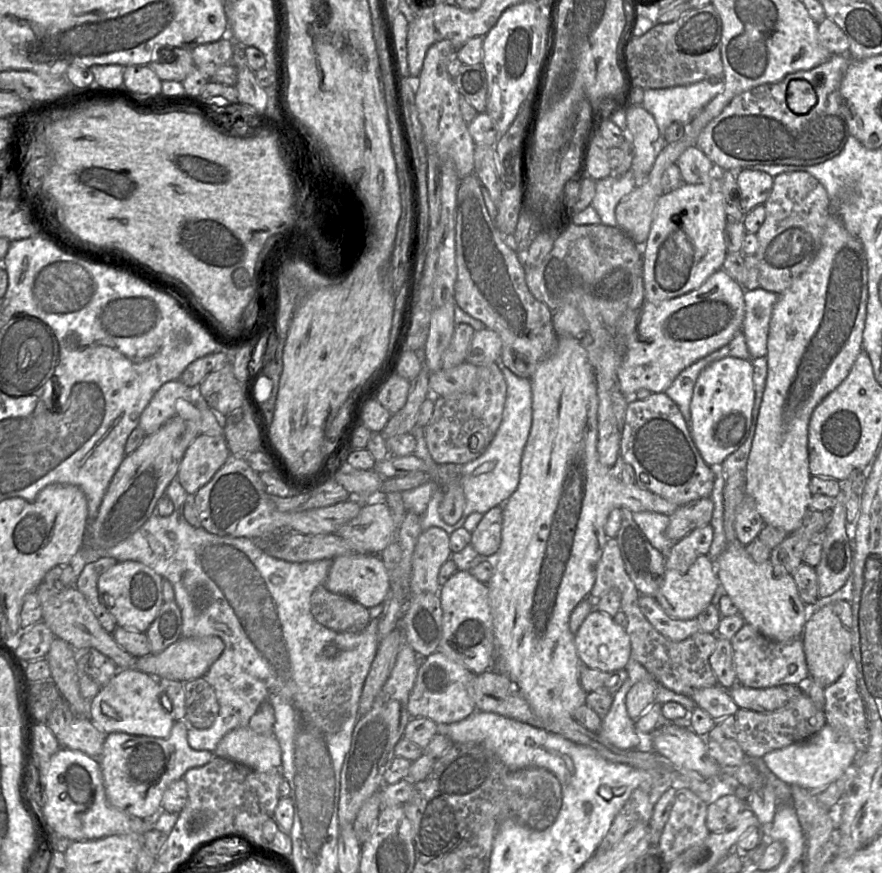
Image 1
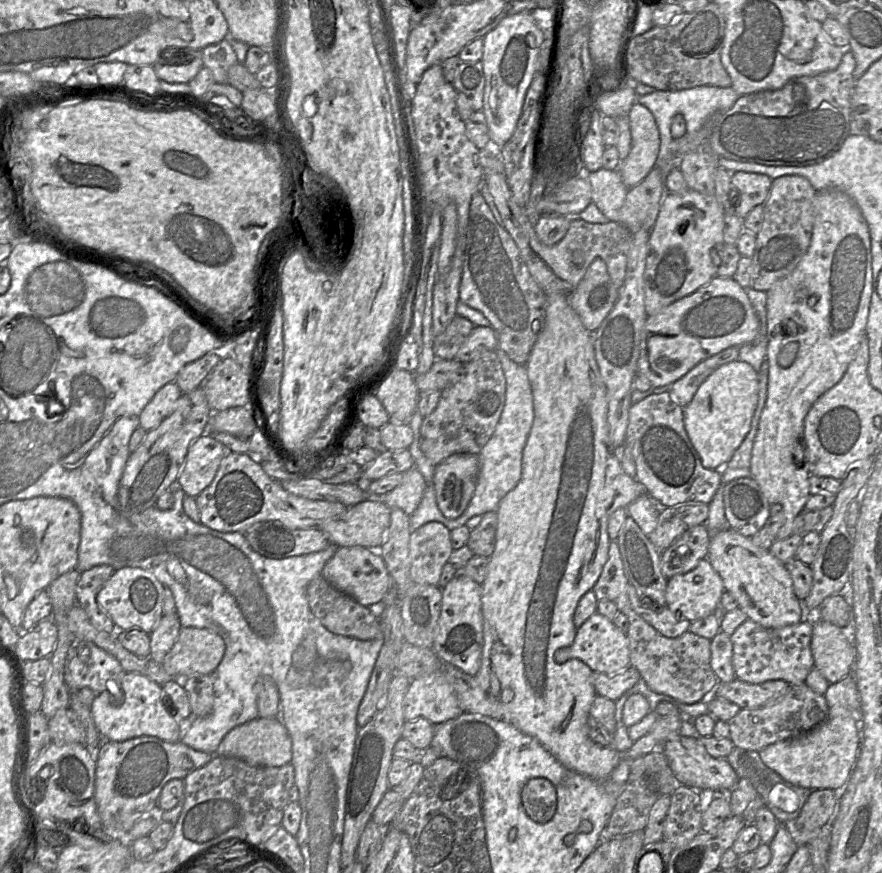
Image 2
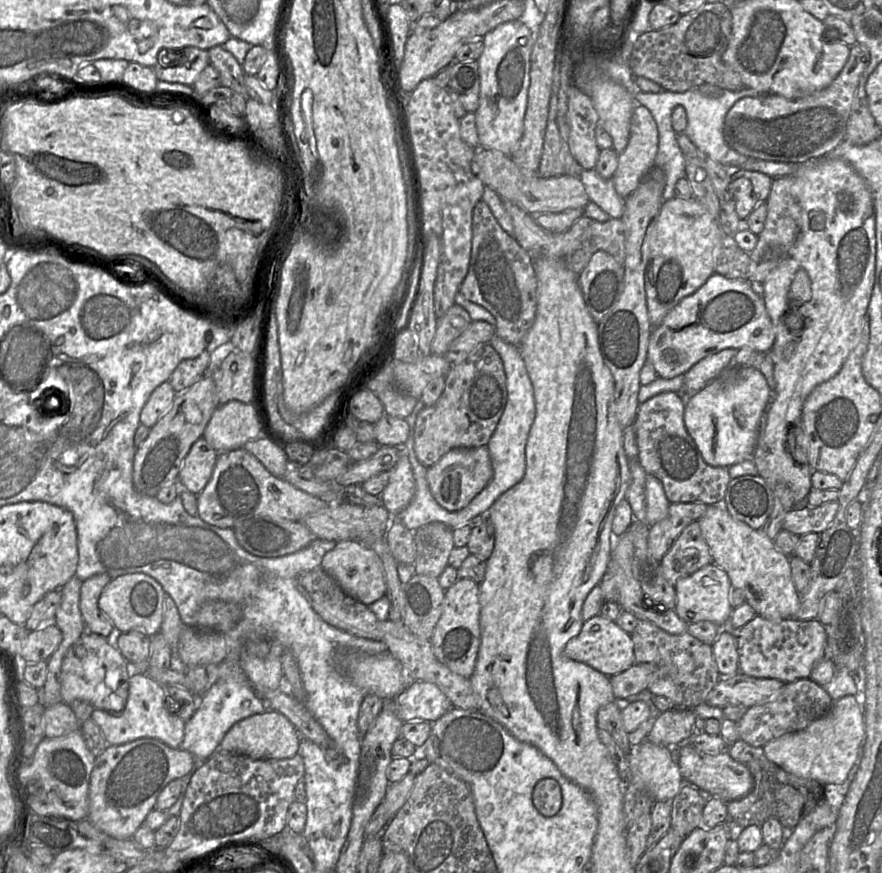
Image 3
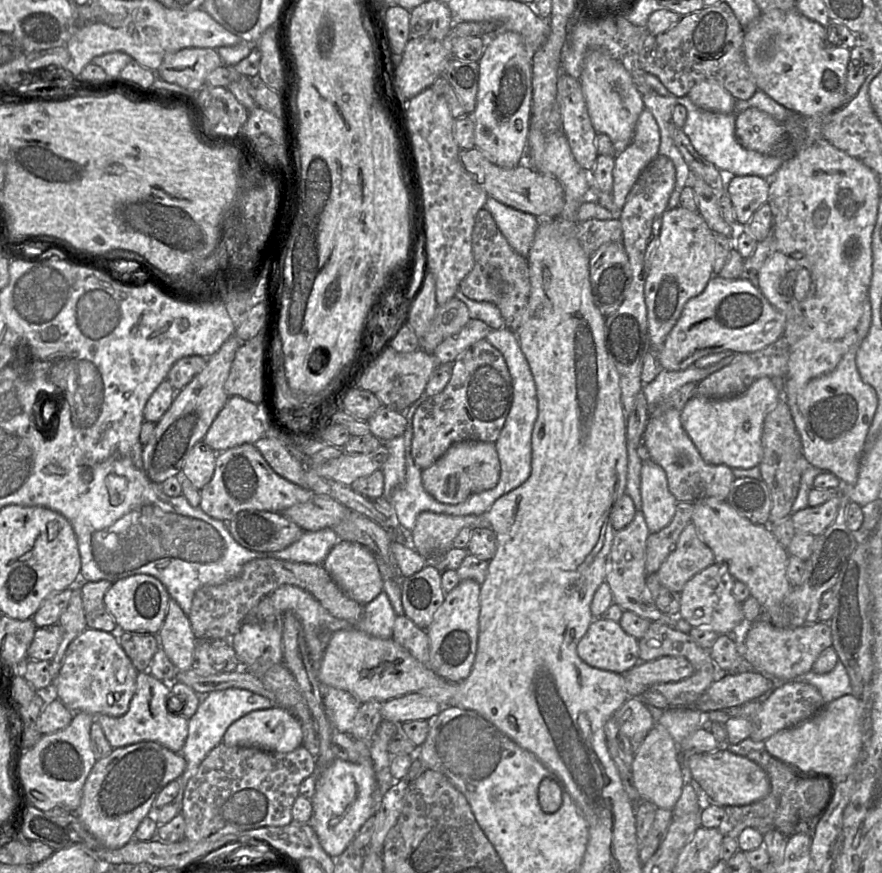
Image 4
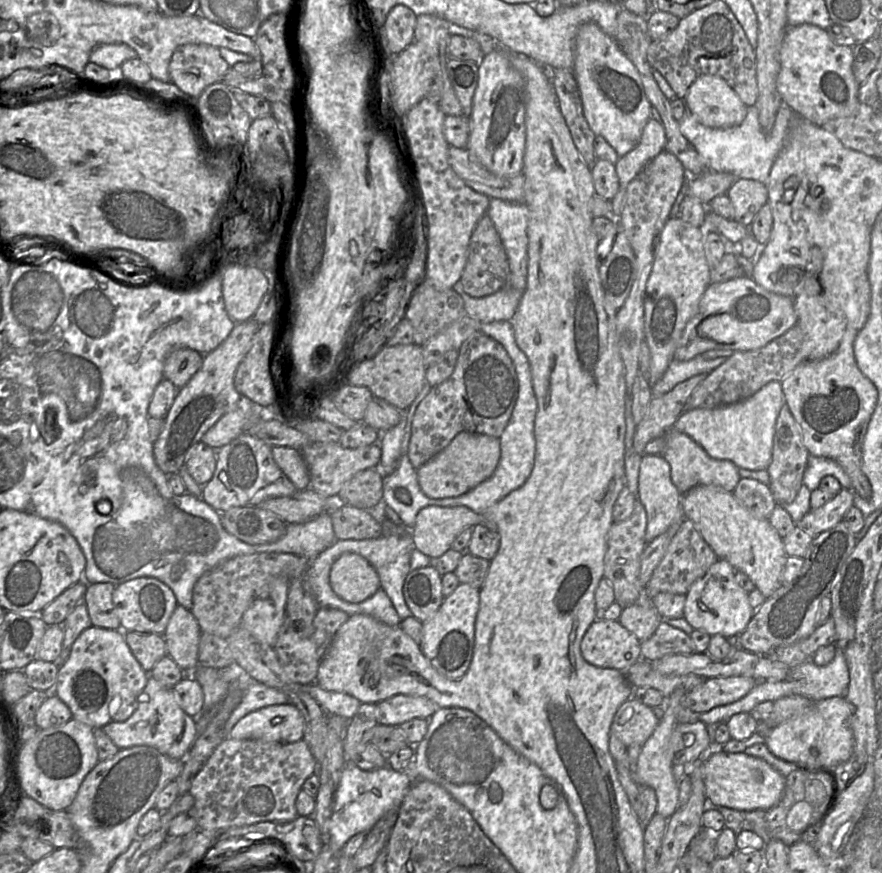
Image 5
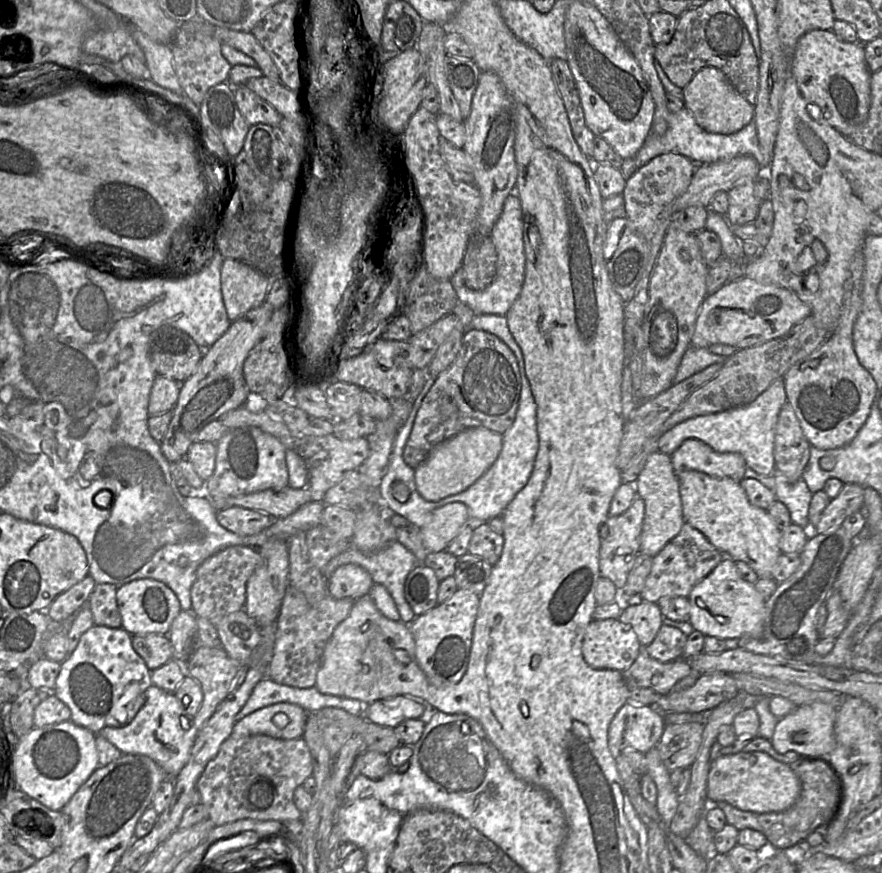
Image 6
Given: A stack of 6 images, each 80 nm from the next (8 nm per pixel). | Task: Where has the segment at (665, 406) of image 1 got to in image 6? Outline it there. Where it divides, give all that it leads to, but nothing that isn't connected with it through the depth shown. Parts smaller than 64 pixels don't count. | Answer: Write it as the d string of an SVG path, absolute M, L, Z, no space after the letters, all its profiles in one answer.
M697 439L685 440L671 454L671 462L677 474L694 470L714 477L731 478L735 481L741 481L744 478L747 467L741 454L717 452Z

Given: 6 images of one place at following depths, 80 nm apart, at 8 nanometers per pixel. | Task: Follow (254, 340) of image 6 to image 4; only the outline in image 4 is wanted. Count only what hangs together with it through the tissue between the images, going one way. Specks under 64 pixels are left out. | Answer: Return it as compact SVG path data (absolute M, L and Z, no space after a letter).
M235 334L226 340L220 349L207 359L205 368L196 375L180 392L172 405L155 423L156 428L149 442L143 446L142 462L148 478L157 484L182 472L183 464L196 443L203 440L214 419L226 404L229 396L224 384L237 349L242 345Z

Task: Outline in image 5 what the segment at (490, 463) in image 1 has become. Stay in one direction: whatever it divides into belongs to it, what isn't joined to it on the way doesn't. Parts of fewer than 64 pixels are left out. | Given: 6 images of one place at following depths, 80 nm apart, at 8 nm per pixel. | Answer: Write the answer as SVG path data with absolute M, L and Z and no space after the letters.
M496 321L481 323L481 332L498 341L509 354L518 378L518 397L510 420L500 439L501 456L494 474L469 492L452 498L437 499L438 505L450 504L449 507L466 506L478 514L483 514L488 508L503 499L512 491L520 488L529 478L535 460L534 424L537 413L537 399L535 397L529 361L524 352L518 347L511 321Z

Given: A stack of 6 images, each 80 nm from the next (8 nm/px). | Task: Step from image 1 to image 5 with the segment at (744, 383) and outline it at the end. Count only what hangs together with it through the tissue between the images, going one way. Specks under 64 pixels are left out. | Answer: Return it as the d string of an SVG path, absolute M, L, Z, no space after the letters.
M770 381L740 402L685 410L672 428L691 437L714 459L730 460L738 468L767 470L772 458L776 419L784 403L781 382Z

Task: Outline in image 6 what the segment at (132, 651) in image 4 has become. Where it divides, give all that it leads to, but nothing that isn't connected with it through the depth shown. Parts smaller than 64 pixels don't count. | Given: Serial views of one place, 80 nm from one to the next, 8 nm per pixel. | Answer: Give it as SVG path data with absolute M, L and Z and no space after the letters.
M132 635L131 643L151 671L173 659L173 650L167 635Z

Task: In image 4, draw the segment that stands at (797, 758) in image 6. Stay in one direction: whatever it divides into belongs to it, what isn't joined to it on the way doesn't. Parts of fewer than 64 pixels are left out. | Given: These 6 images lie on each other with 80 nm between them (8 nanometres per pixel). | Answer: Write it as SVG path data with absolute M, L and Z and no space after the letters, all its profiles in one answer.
M765 749L751 751L747 758L758 764L768 775L771 785L770 793L763 799L745 806L725 806L727 814L726 827L737 837L745 828L754 828L762 835L776 829L785 837L795 834L795 826L799 821L822 815L832 792L831 780L818 774L806 774L798 768L786 764Z

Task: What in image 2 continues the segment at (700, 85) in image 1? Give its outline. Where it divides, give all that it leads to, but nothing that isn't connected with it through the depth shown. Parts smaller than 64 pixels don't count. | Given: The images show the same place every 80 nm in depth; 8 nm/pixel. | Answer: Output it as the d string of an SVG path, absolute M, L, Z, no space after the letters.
M697 86L690 89L679 91L655 90L653 93L638 96L638 104L645 106L652 113L660 136L660 148L655 167L661 171L663 183L669 171L677 168L680 159L683 156L676 156L672 150L671 143L674 139L671 136L671 124L674 116L683 115L686 122L686 133L694 133L710 119L711 116L717 116L720 113L730 109L740 95L732 87L717 86Z

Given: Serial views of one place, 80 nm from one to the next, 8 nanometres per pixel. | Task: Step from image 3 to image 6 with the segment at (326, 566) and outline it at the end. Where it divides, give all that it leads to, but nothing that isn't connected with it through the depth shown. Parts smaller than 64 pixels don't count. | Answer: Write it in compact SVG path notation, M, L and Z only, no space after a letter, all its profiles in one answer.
M356 564L339 566L328 580L328 590L336 599L357 600L370 593L374 585L368 571Z

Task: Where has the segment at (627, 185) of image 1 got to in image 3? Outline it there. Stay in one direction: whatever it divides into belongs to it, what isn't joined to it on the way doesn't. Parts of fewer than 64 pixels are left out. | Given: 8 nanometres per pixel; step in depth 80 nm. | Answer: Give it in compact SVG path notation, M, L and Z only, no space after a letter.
M595 169L580 170L579 178L591 202L600 207L610 218L621 219L625 199L616 192L612 179L602 178Z

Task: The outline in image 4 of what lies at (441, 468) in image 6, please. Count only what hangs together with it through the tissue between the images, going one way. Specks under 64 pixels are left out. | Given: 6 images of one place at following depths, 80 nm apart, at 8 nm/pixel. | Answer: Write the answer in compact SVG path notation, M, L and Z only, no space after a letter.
M466 440L454 443L430 467L422 470L425 490L437 501L456 505L476 493L495 487L500 476L500 460L495 443Z

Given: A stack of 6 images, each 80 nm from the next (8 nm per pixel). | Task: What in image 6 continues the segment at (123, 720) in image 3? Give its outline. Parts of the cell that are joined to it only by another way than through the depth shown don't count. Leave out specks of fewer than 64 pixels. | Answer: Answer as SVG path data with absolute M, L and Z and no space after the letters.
M152 684L145 691L145 703L129 724L123 727L104 727L98 734L122 754L151 758L163 769L168 779L174 781L188 762L198 730L193 717L183 710L175 695Z

